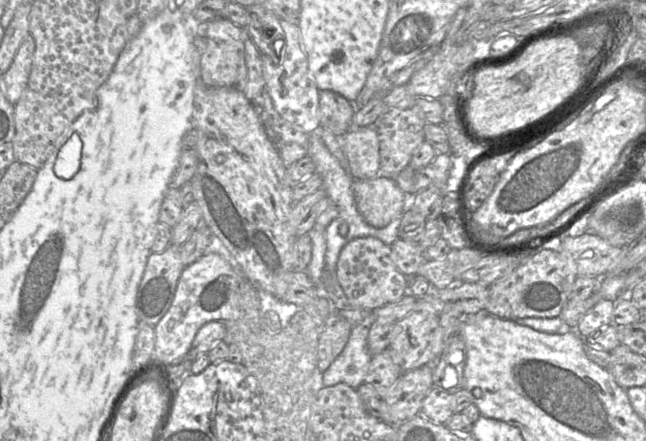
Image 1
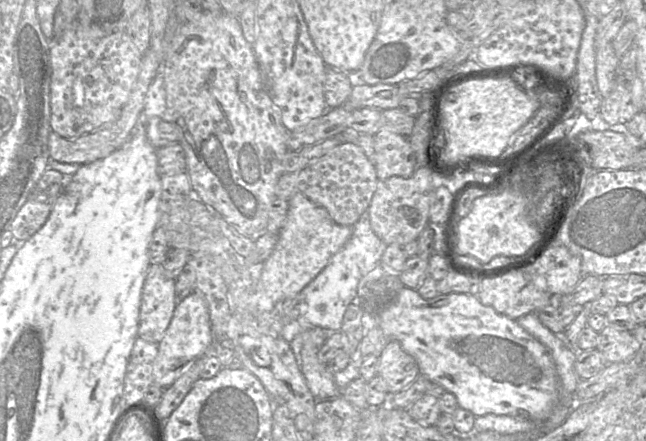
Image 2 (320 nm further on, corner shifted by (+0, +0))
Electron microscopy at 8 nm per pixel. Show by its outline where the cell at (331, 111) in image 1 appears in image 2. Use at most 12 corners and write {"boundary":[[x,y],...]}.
{"boundary":[[326,66],[327,108],[343,105],[358,83],[358,71]]}

